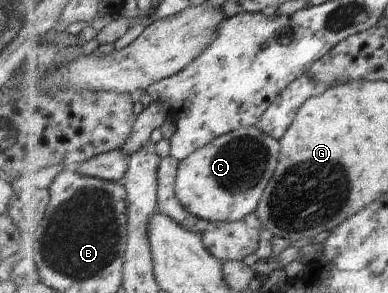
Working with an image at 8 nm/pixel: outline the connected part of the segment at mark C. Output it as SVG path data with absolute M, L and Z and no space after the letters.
M257 126L242 127L216 137L179 164L175 182L180 204L208 222L238 222L259 208L263 192L277 169L281 144Z

